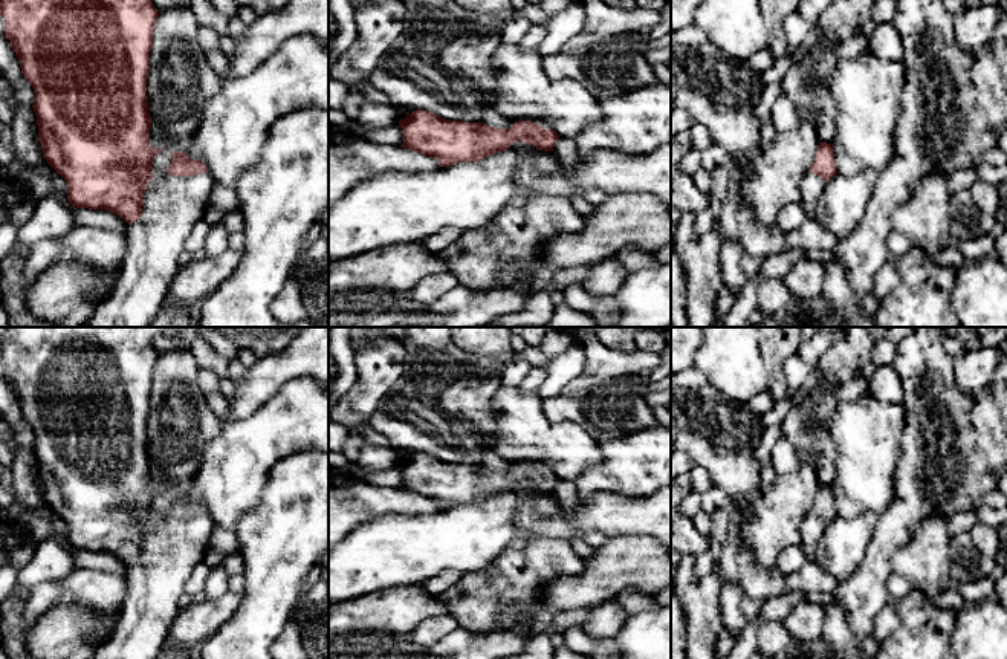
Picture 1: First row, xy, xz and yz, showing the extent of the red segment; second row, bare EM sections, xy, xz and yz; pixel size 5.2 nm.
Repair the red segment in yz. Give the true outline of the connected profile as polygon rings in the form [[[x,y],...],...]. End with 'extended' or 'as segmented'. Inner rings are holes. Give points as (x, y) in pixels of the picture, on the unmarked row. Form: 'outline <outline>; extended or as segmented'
outline [[[821,485],[814,503],[799,528],[802,546],[807,546],[810,549],[807,552],[808,561],[814,561],[818,558],[816,543],[821,540],[827,526],[836,515],[837,512],[833,497],[833,488],[828,485]]]; extended

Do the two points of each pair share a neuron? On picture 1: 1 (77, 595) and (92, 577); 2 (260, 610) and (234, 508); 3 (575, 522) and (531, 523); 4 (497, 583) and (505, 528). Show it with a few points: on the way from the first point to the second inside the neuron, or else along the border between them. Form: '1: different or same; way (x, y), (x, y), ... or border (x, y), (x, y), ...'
1: same; way (78, 590), (87, 581)
2: different; border (260, 494), (260, 502), (234, 528)
3: same; way (564, 523), (541, 523)
4: different; border (534, 535), (515, 538), (489, 564), (471, 572)

